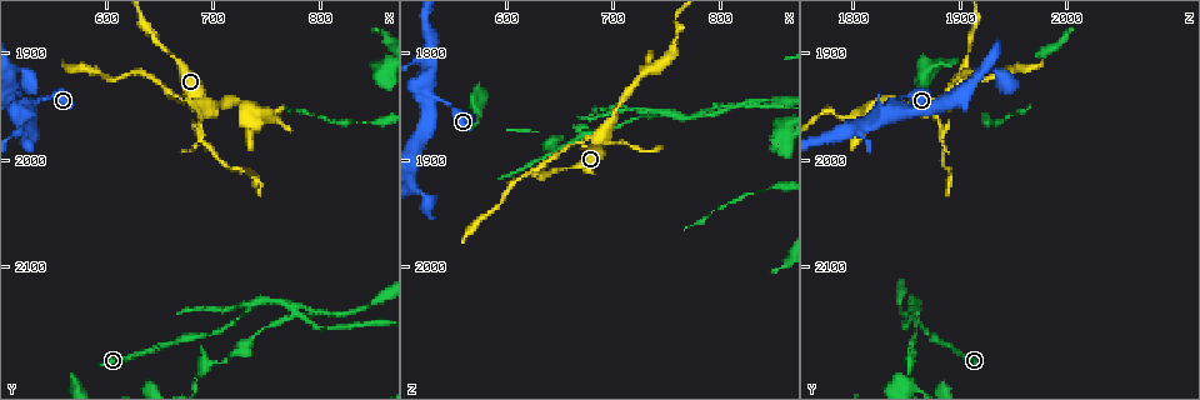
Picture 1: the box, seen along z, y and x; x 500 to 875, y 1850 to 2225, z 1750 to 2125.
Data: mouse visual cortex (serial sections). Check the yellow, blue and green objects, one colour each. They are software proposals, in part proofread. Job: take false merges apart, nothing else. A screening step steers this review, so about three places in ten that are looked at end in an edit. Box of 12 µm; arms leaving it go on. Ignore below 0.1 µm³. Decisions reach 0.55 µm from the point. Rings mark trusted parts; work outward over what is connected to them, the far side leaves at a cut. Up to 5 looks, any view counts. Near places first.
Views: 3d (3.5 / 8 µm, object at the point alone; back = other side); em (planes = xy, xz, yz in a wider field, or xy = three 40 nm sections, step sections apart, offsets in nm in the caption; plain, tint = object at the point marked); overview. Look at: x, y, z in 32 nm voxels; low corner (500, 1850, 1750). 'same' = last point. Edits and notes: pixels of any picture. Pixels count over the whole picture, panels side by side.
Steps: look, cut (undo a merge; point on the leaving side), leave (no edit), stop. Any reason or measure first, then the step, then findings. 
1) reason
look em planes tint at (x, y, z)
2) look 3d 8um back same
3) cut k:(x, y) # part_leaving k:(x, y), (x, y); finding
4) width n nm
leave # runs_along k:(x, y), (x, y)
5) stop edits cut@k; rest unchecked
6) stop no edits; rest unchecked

three arms meet
look 3d 3.5um at (528, 1968, 1810)

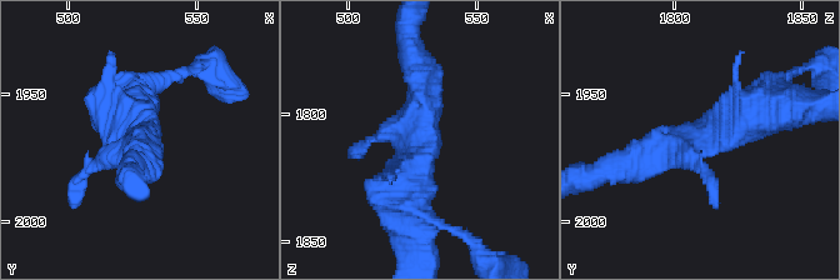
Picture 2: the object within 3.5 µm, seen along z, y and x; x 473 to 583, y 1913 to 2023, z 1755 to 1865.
arms 3; arm_widths 150, 400, 500 nm; need the tissue
look em xy step 5 tint at (527, 1967, 1808)

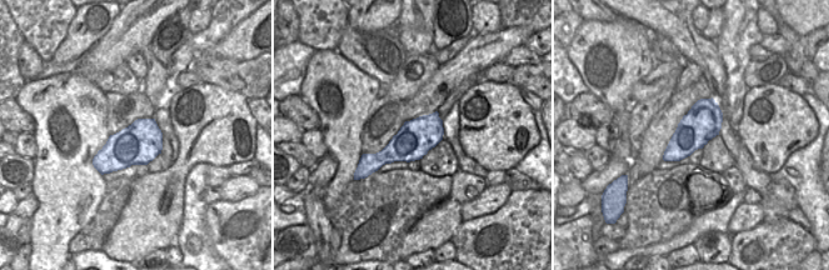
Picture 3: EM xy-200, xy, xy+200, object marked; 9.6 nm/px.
leave # runs_along 2:(761, 108), (621, 170); all the same cell

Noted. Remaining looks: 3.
small branch off a trunk
look 3d 3.5um at (688, 1952, 1878)

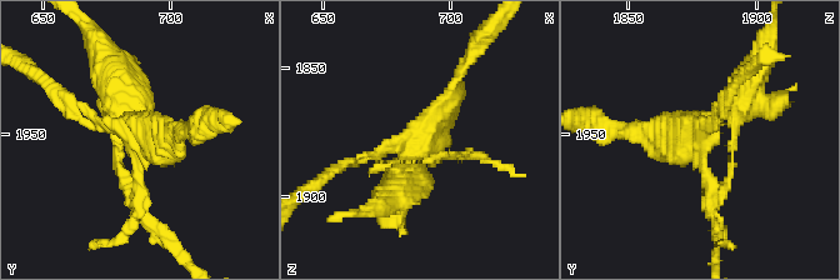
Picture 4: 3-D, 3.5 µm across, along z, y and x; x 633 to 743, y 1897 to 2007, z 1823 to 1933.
now the EM
look em planes tint at (688, 1953, 1880)

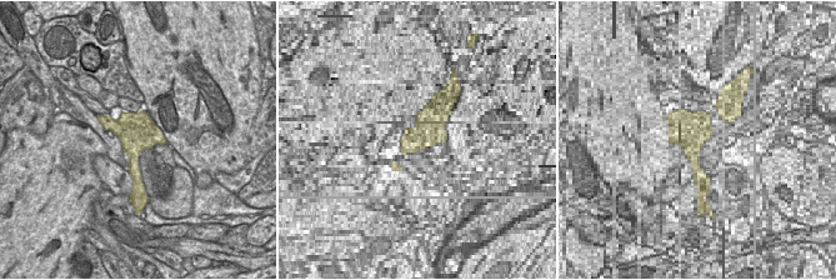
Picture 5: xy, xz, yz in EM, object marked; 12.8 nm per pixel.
cut 4:(136, 145) # part_leaving 4:(121, 123), (148, 134), (186, 130); a second cell is stuck on

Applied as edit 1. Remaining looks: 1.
stop edits cut@4; rest unchecked

